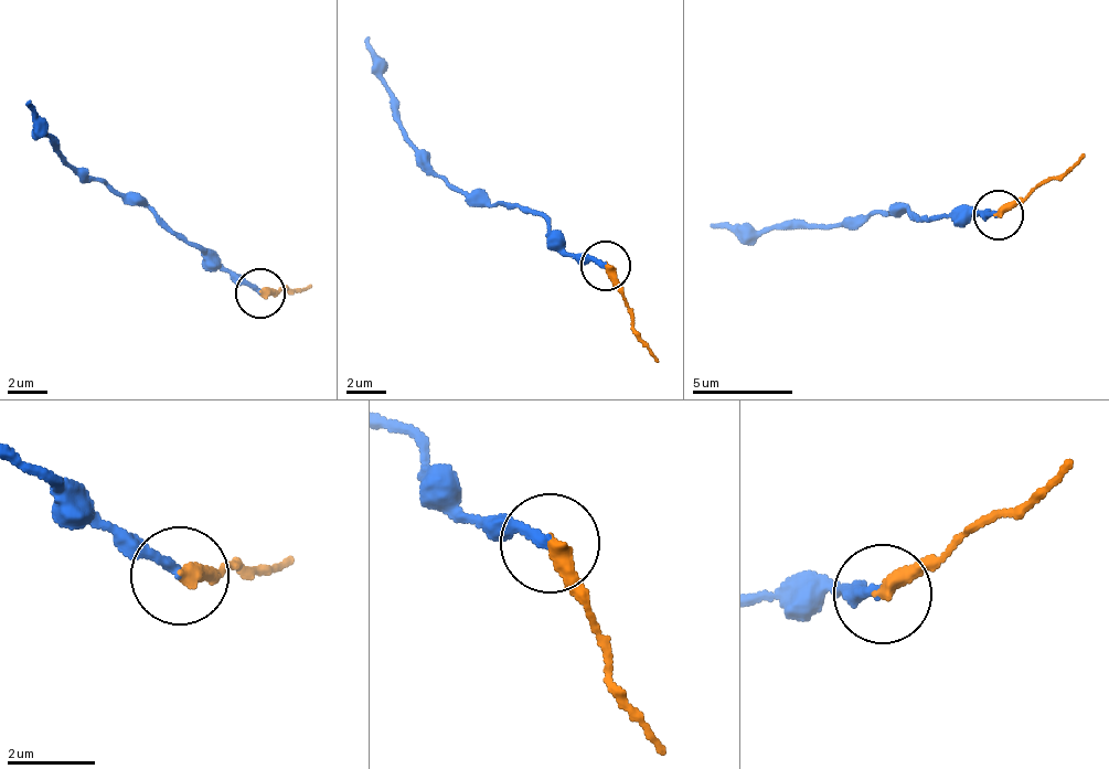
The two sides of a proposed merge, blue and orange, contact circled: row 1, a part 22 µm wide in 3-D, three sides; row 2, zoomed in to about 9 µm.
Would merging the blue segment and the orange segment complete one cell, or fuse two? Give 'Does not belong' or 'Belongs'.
Does not belong

